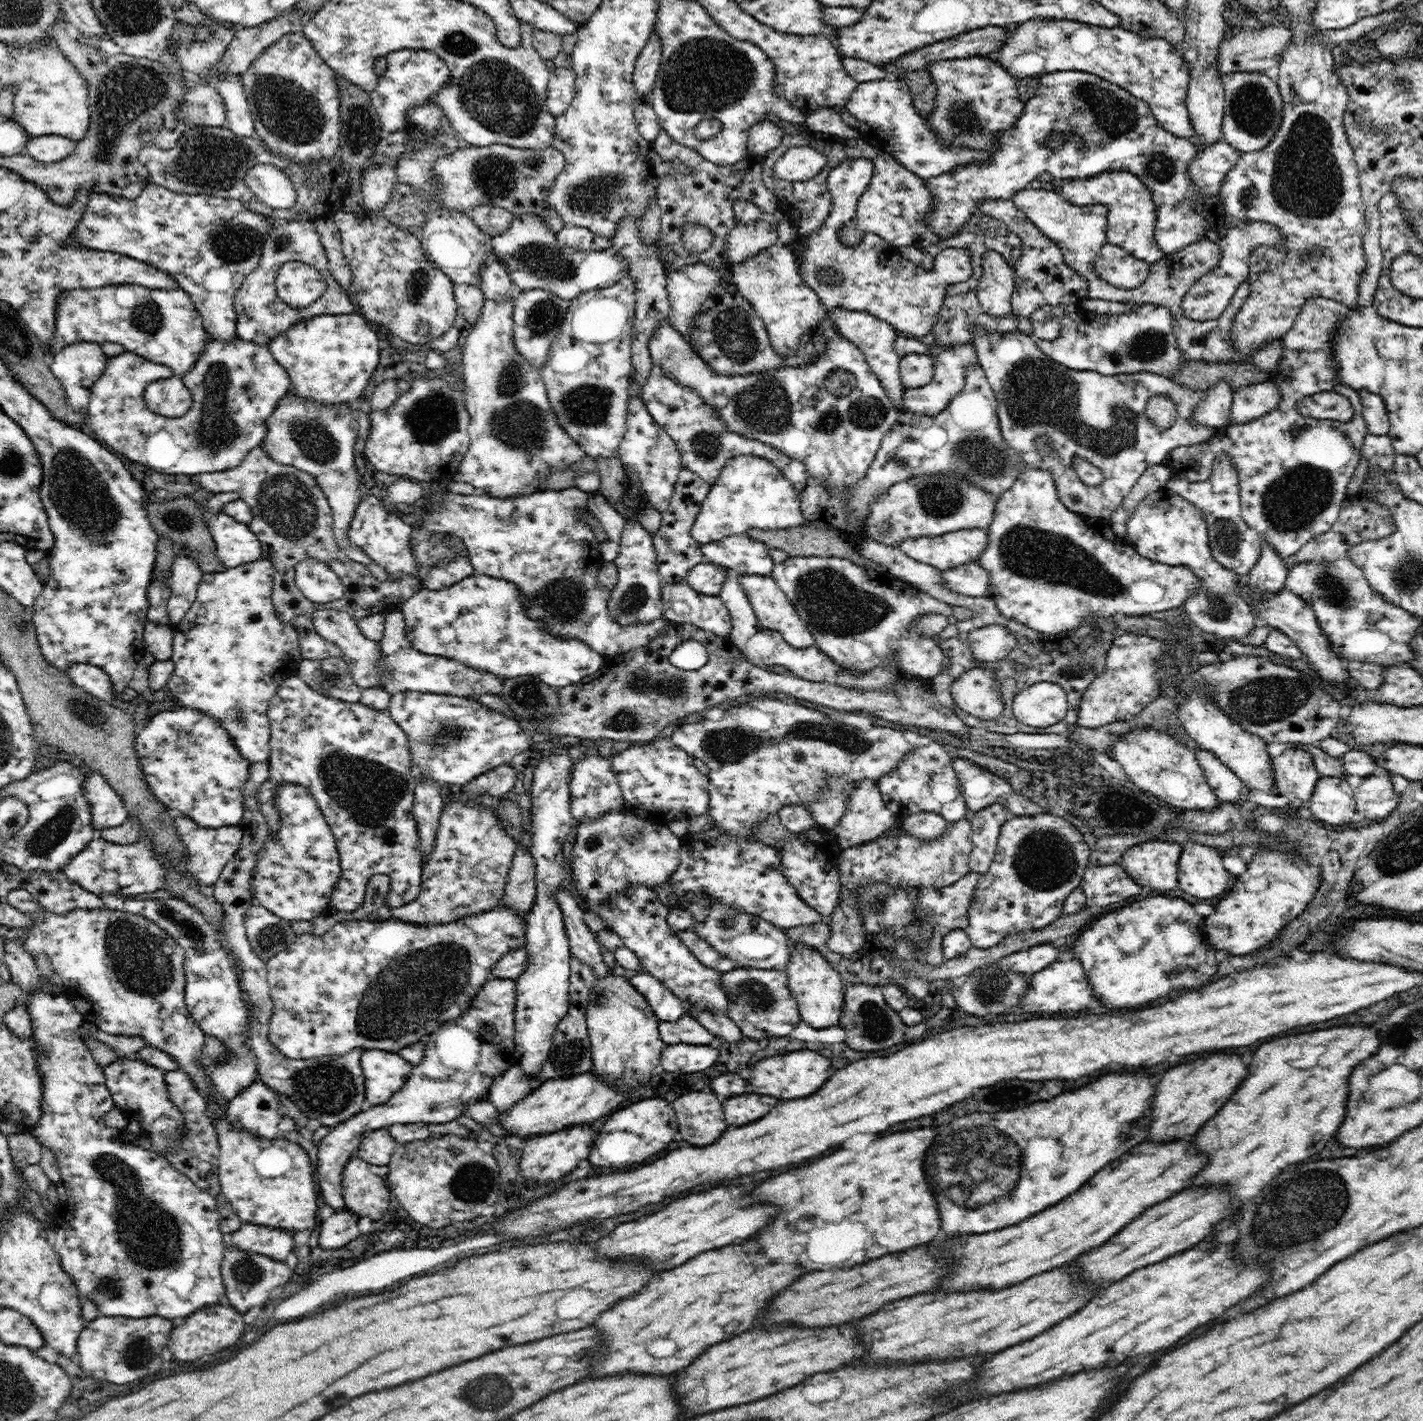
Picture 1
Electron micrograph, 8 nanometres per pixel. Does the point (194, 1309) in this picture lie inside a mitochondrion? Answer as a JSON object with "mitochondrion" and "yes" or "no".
{"mitochondrion":"no"}

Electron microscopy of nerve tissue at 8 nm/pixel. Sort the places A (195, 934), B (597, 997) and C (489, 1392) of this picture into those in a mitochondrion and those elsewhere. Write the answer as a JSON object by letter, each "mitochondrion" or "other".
{"A":"mitochondrion","B":"other","C":"mitochondrion"}

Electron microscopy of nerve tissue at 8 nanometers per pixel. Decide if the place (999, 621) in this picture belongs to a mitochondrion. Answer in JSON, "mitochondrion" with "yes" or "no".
{"mitochondrion":"no"}

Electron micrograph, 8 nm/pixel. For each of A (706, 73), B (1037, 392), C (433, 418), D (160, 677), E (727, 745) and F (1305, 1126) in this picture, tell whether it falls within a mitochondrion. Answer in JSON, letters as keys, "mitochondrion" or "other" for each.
{"A":"mitochondrion","B":"mitochondrion","C":"mitochondrion","D":"other","E":"mitochondrion","F":"other"}

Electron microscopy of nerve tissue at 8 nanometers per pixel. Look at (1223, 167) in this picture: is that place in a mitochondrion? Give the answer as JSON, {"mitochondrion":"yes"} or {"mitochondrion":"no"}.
{"mitochondrion":"no"}

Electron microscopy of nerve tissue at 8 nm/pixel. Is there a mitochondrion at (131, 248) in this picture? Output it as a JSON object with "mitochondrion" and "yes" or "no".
{"mitochondrion":"no"}

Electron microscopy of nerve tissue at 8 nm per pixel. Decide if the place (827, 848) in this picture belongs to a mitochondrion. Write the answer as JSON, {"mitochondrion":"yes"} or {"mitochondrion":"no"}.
{"mitochondrion":"no"}

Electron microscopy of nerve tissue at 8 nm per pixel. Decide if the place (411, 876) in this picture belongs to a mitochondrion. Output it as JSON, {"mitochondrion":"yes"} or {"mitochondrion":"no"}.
{"mitochondrion":"no"}

